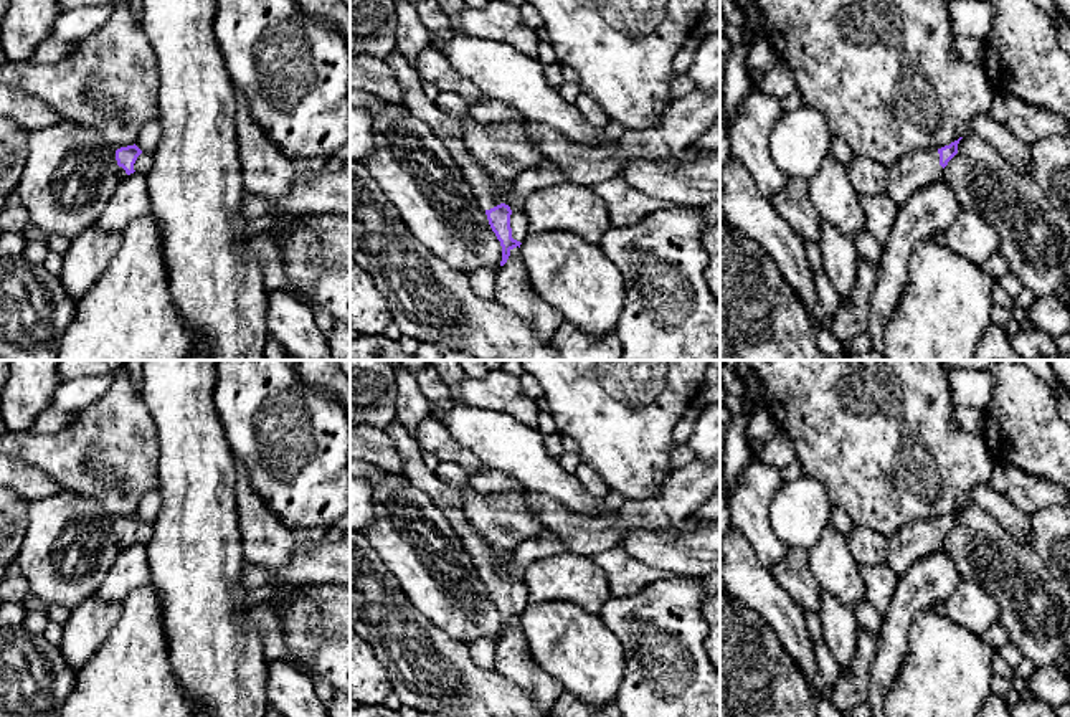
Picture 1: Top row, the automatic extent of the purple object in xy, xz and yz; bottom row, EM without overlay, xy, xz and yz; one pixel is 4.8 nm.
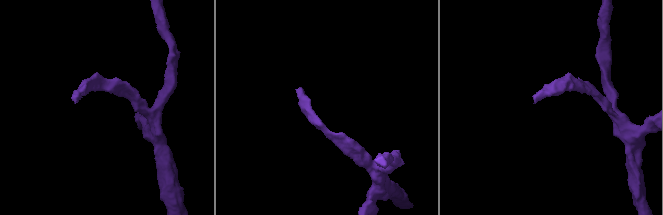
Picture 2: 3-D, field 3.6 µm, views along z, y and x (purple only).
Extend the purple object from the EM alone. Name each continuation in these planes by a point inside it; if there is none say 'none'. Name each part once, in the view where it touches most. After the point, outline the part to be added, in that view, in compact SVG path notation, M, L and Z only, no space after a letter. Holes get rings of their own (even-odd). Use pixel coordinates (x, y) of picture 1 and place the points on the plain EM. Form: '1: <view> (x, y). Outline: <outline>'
1: xz (519, 595). Outline: M512 582L510 585L512 608L523 613L528 606L528 593L523 583Z

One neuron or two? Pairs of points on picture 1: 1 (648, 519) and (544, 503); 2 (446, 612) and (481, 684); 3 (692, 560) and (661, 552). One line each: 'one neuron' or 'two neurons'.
1: one neuron
2: two neurons
3: one neuron

